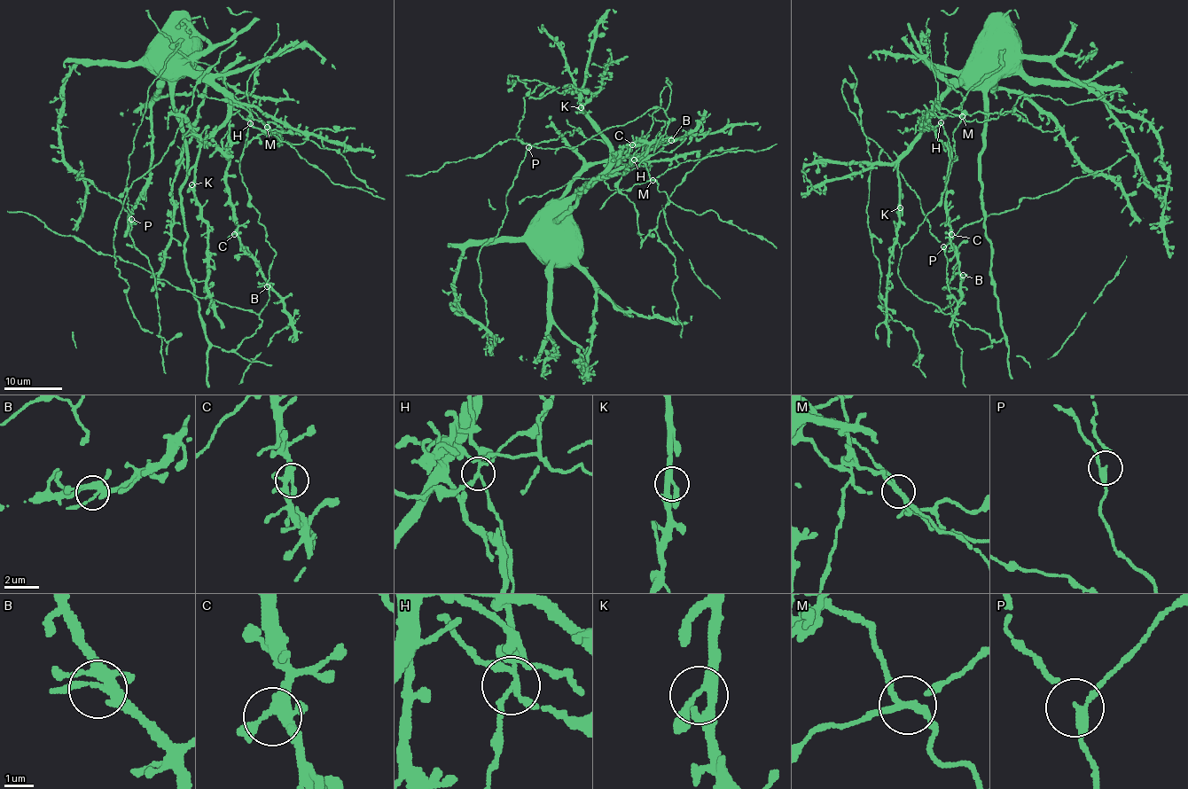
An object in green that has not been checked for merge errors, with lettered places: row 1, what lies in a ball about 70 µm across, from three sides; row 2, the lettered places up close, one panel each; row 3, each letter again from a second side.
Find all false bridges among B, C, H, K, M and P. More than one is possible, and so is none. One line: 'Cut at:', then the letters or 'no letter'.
Cut at: H, M

